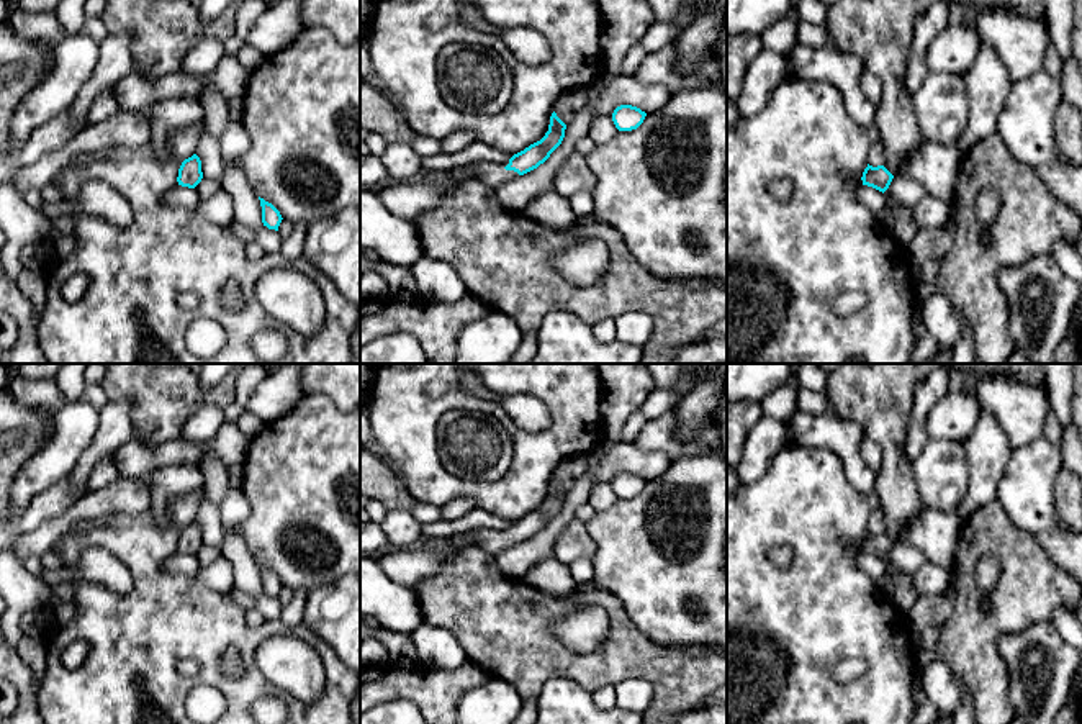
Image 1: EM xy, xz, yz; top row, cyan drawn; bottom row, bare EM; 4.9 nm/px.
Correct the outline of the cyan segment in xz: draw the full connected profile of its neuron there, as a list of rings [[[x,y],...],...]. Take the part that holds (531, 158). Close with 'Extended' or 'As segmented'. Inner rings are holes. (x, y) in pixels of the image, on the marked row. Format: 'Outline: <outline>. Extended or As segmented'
Outline: [[[553,111],[545,136],[540,141],[525,147],[524,151],[514,154],[509,161],[485,161],[447,172],[422,170],[414,180],[427,183],[439,183],[445,179],[462,183],[481,182],[488,188],[496,190],[503,183],[511,182],[516,177],[524,175],[543,164],[550,157],[550,154],[561,144],[565,138],[565,129],[566,124]]]. Extended

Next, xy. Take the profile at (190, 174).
Outline: [[[196,154],[185,159],[178,169],[177,182],[182,187],[195,188],[203,179],[201,161]]]. As segmented

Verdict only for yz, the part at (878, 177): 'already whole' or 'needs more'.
already whole

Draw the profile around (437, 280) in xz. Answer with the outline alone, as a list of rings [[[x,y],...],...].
[[[422,256],[411,270],[424,300],[452,303],[468,295],[458,274],[444,260]]]

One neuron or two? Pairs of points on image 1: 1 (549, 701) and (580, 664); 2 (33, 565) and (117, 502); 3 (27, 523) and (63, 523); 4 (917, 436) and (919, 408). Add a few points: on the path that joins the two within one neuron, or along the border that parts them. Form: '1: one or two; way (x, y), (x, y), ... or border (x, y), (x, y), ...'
1: two; border (590, 693), (568, 678), (552, 677), (537, 701)
2: two; border (38, 556), (28, 556), (22, 561)
3: two; border (74, 500), (64, 511), (20, 538)
4: one; way (917, 429), (917, 415)

